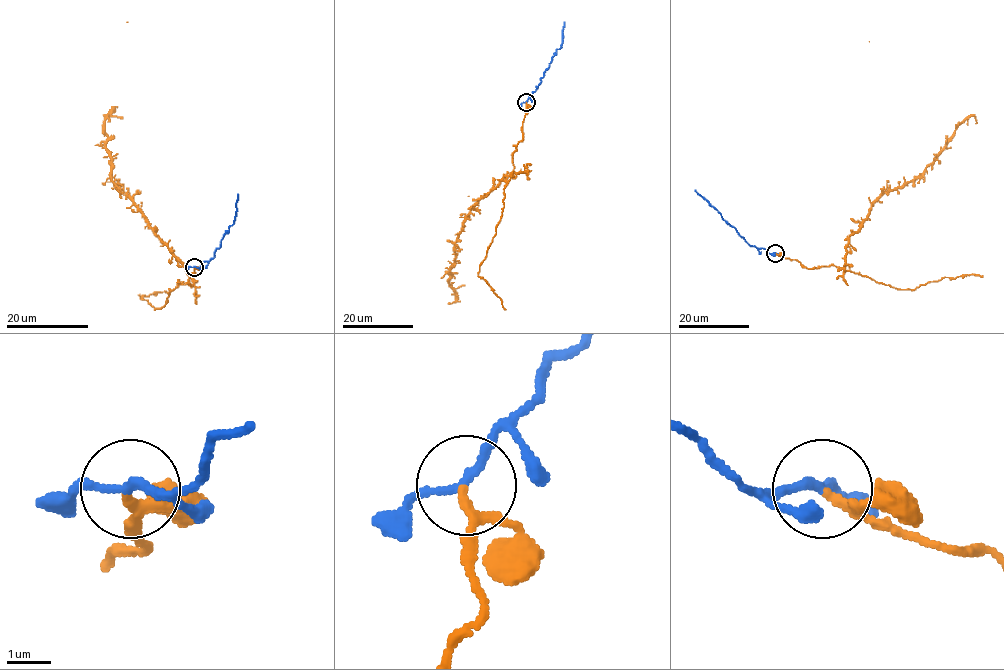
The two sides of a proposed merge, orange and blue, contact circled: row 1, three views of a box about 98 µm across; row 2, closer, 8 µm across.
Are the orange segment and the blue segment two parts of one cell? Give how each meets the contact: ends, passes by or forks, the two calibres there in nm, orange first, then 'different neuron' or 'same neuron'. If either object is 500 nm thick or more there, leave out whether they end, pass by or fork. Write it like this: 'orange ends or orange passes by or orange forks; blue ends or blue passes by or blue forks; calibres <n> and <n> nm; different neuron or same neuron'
orange passes by; blue passes by; calibres 150 and 170 nm; same neuron

